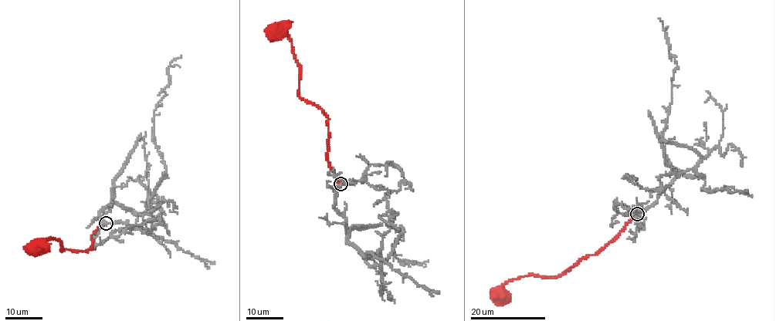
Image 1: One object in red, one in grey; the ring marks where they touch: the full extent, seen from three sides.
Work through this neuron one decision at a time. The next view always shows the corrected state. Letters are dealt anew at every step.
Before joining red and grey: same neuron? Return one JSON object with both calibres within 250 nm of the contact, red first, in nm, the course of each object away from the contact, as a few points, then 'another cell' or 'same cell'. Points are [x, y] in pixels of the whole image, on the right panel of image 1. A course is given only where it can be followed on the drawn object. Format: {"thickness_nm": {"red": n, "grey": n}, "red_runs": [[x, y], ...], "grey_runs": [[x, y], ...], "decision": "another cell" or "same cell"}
{"thickness_nm": {"red": 360, "grey": 220}, "red_runs": [[636, 214], [598, 251], [580, 258], [569, 270], [555, 276], [523, 275], [507, 281], [500, 296]], "grey_runs": [[636, 214], [678, 173], [702, 177], [696, 170], [697, 153], [662, 138], [676, 66], [659, 18]], "decision": "same cell"}

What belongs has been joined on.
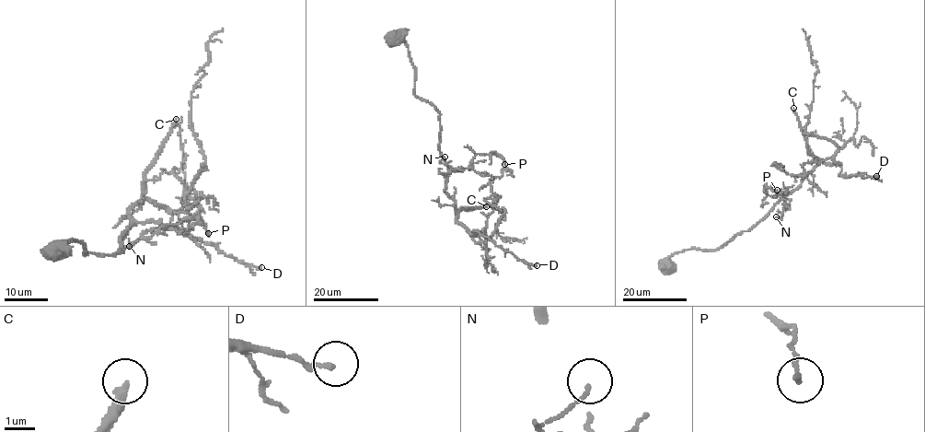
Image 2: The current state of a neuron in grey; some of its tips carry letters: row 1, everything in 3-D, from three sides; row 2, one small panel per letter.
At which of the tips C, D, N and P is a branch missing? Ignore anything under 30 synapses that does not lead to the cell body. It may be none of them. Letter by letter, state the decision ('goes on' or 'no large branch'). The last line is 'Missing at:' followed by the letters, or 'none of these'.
C: goes on
D: no large branch
N: no large branch
P: no large branch
Missing at: C

